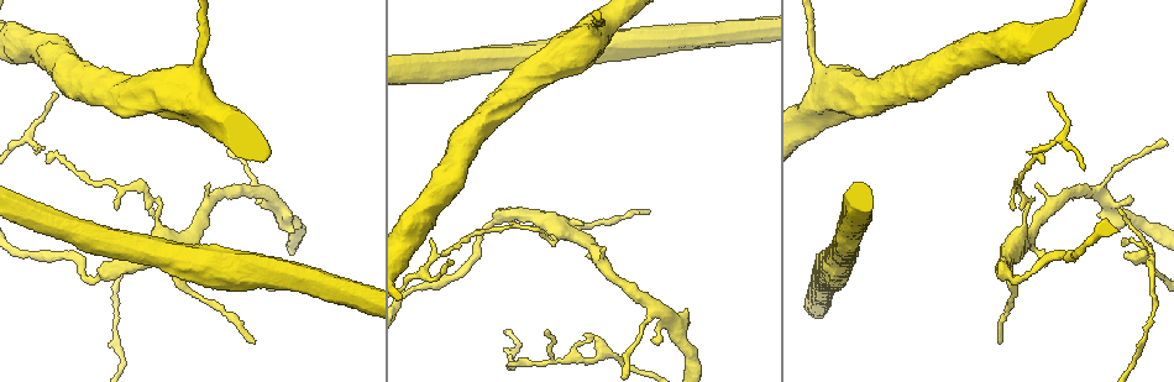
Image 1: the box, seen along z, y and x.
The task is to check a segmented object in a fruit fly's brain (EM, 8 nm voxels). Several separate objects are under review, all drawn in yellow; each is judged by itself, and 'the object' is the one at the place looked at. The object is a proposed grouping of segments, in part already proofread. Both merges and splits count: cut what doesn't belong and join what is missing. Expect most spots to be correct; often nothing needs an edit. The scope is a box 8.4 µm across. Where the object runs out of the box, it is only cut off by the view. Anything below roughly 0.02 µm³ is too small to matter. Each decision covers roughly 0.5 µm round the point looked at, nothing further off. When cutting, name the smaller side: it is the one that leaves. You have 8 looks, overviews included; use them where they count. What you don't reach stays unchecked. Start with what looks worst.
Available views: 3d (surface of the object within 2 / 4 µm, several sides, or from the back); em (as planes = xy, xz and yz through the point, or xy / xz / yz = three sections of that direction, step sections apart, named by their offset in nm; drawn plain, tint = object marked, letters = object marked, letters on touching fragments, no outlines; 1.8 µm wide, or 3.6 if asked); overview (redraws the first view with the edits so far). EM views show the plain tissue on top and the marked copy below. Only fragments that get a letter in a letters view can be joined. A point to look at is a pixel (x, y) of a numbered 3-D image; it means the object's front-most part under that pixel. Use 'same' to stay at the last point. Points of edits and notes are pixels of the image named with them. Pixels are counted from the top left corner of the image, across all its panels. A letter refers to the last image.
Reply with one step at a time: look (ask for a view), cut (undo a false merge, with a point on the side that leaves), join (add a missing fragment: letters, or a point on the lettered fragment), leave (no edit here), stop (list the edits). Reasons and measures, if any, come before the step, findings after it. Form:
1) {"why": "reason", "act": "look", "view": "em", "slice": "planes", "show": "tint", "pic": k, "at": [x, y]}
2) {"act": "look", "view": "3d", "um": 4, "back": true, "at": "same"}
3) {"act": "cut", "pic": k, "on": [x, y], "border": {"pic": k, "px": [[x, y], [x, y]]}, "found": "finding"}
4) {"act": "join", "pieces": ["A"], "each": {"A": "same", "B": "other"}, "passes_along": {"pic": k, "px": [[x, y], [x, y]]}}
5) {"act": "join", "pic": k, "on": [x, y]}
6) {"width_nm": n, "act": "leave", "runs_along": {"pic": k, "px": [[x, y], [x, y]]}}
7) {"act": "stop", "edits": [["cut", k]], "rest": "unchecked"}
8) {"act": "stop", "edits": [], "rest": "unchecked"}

{"why": "branch stops here", "act": "look", "view": "3d", "um": 2, "pic": 1, "at": [656, 345]}

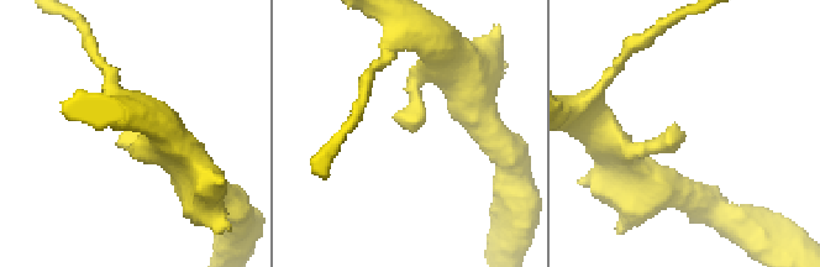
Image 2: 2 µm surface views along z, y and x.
{"act": "look", "view": "em", "um": 3.6, "slice": "planes", "show": "letters", "pic": 2, "at": [681, 137]}

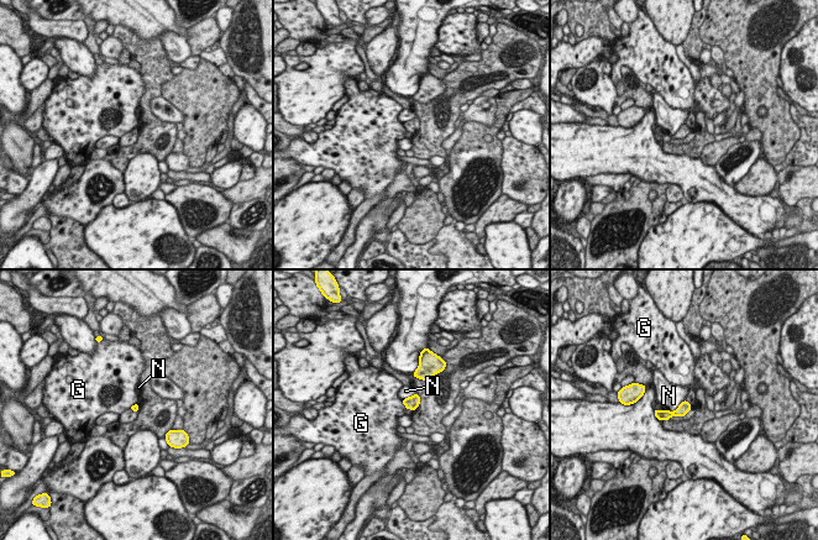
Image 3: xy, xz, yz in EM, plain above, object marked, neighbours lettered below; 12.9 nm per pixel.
{"act": "leave", "each": {"G": "other", "N": "other"}, "border": {"pic": 3, "px": [[402, 399], [407, 408]]}, "found": "no lettered fragment goes on from it"}

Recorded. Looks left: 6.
{"why": "an open end", "act": "look", "view": "em", "slice": "planes", "show": "letters", "pic": 1, "at": [1044, 267]}

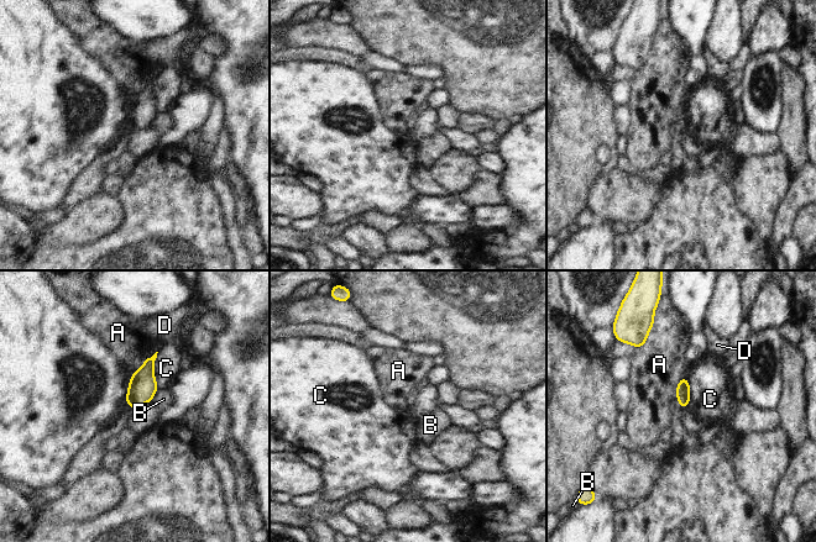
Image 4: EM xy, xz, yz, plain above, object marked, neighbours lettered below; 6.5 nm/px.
{"act": "leave", "each": {"A": "other", "B": "other", "C": "other", "D": "other"}, "border": {"pic": 4, "px": [[684, 374], [676, 388], [676, 401]]}, "found": "no lettered fragment goes on from it"}

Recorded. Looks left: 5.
{"why": "thin end", "act": "look", "view": "em", "um": 3.6, "slice": "planes", "show": "letters", "pic": 1, "at": [449, 261]}

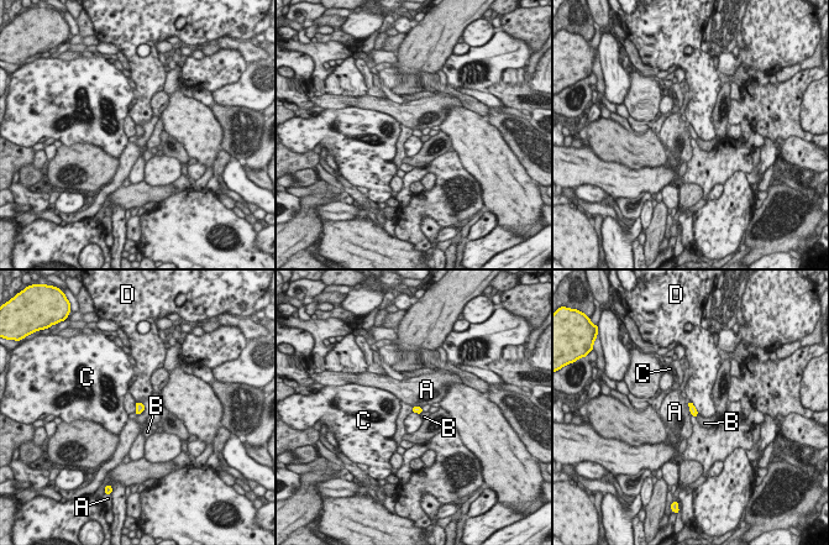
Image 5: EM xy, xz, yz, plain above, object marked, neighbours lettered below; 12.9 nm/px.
{"act": "leave", "each": {"A": "other", "B": "other", "C": "other", "D": "other"}, "found": "no lettered fragment goes on from it"}

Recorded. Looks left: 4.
{"why": "branch stops here", "act": "look", "view": "3d", "um": 2, "pic": 1, "at": [592, 334]}

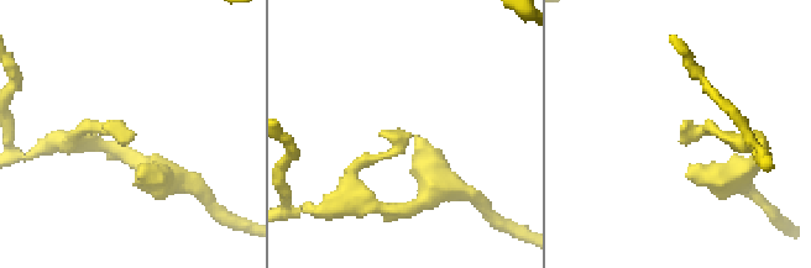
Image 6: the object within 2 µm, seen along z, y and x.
{"act": "look", "view": "em", "slice": "xz", "step": 16, "show": "tint", "pic": 6, "at": [680, 142]}

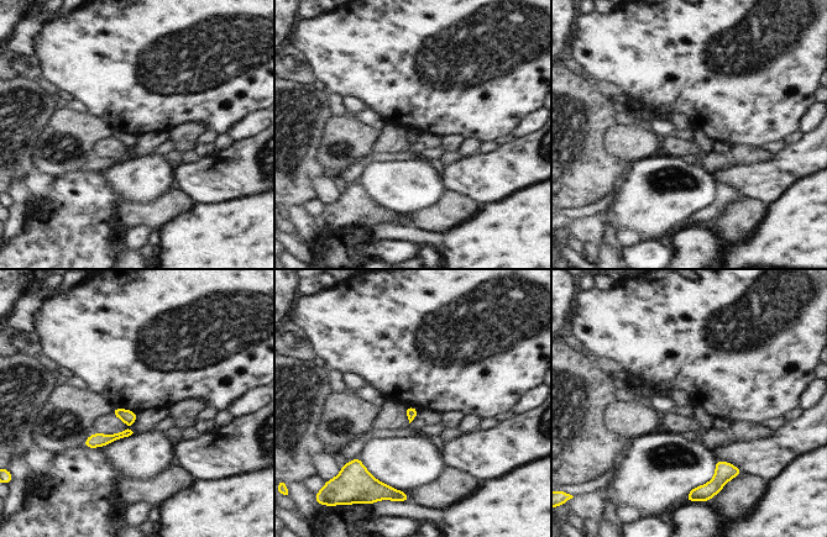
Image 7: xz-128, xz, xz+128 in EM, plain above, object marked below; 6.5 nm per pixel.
{"why": "cut it another way", "act": "look", "view": "em", "slice": "planes", "show": "letters", "at": "same"}

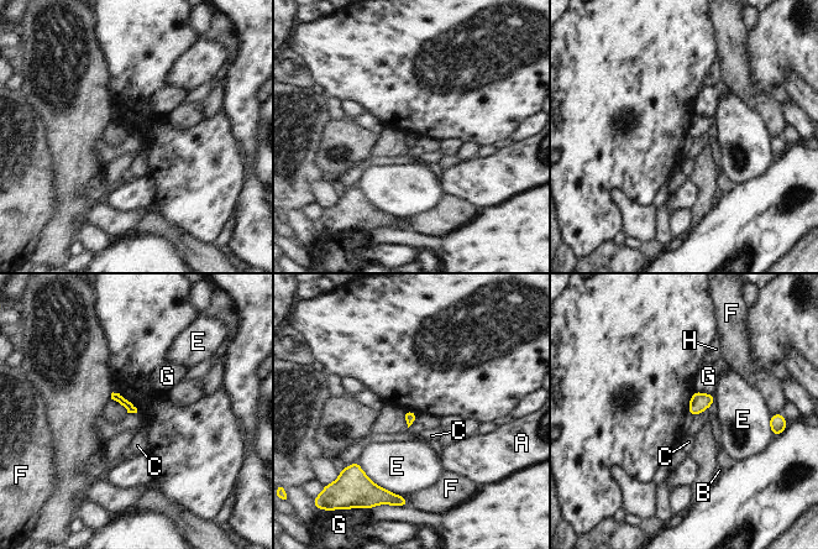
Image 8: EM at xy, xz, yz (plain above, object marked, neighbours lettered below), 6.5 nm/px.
{"act": "leave", "each": {"A": "other", "B": "other", "C": "other", "E": "other", "F": "other", "G": "other", "H": "other"}, "border": {"pic": 8, "px": [[696, 390], [713, 395]]}, "found": "none of them fits"}

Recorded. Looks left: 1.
{"act": "stop", "edits": [], "rest": "unchecked"}

